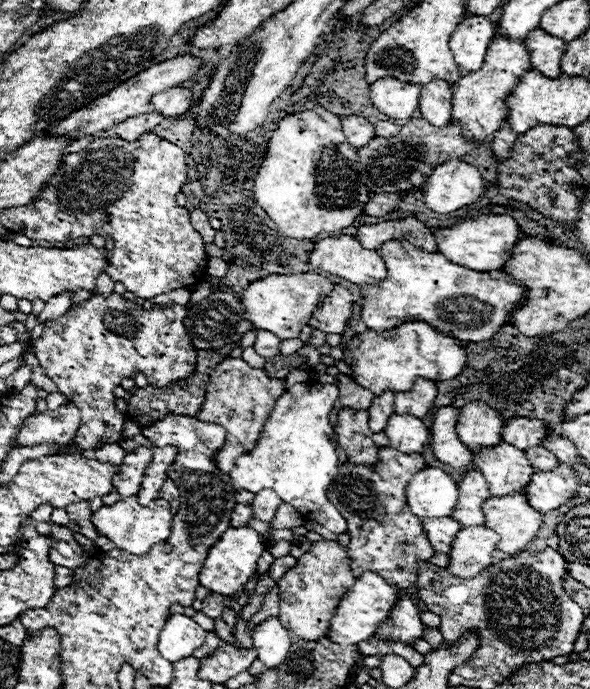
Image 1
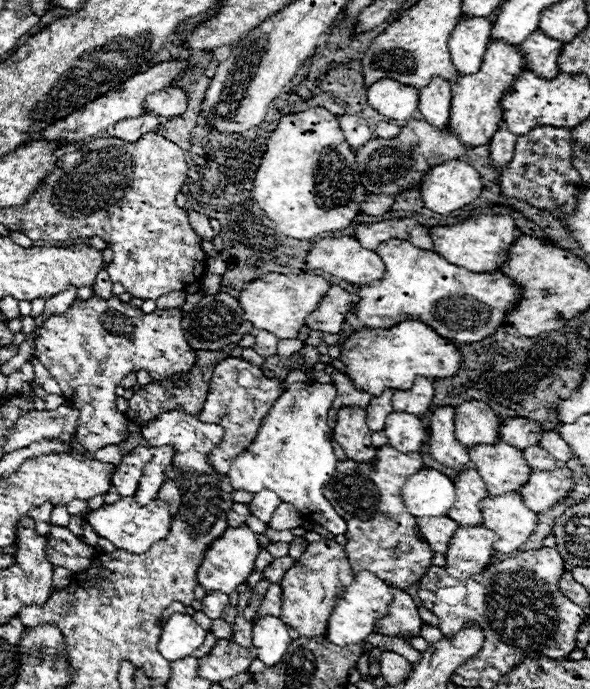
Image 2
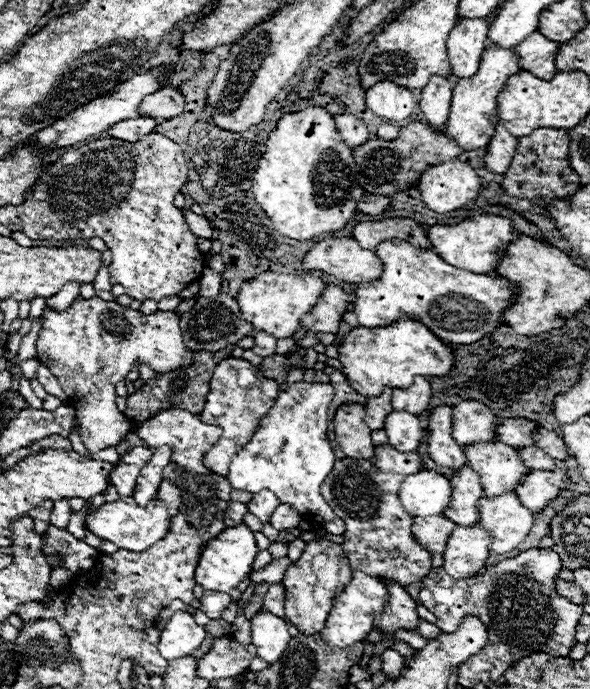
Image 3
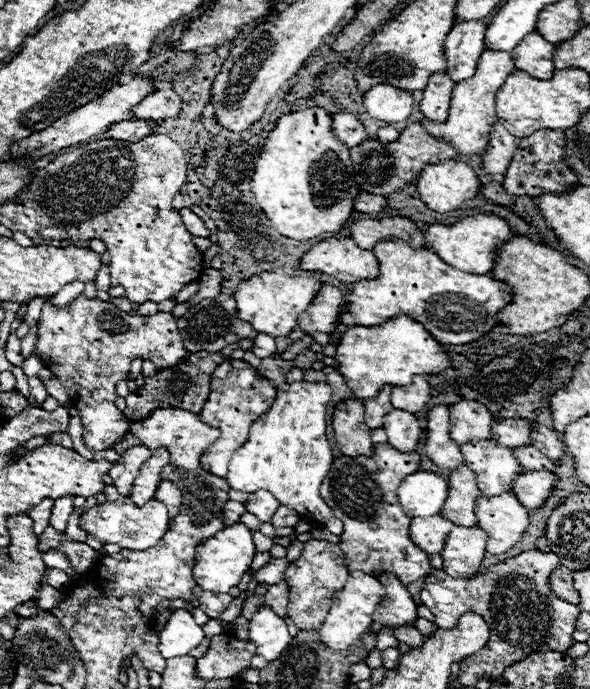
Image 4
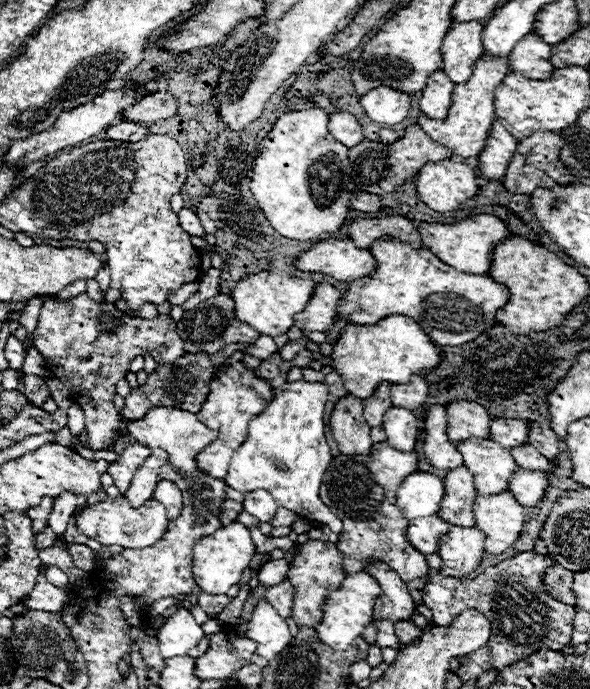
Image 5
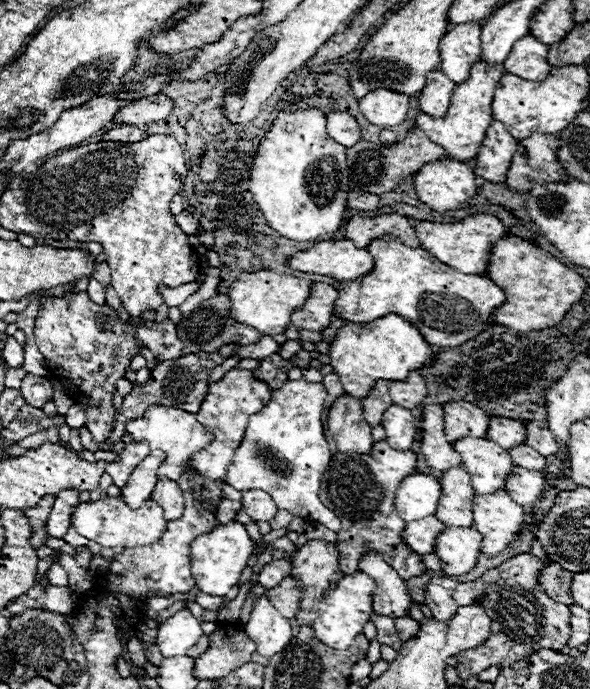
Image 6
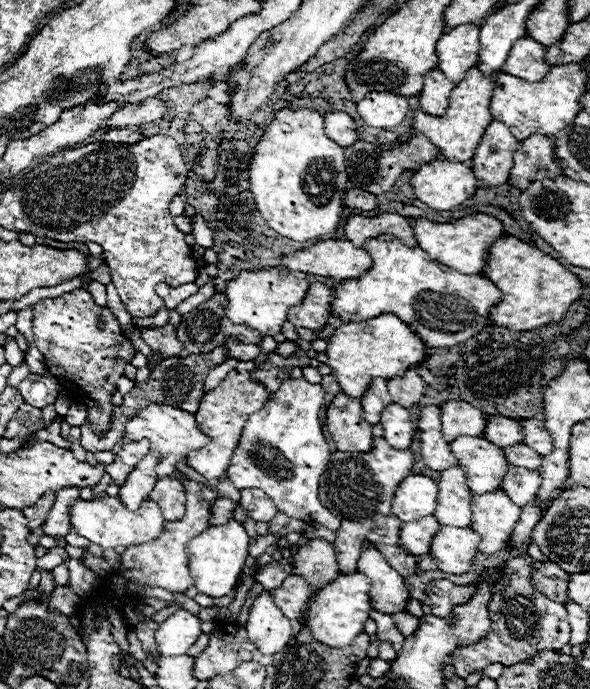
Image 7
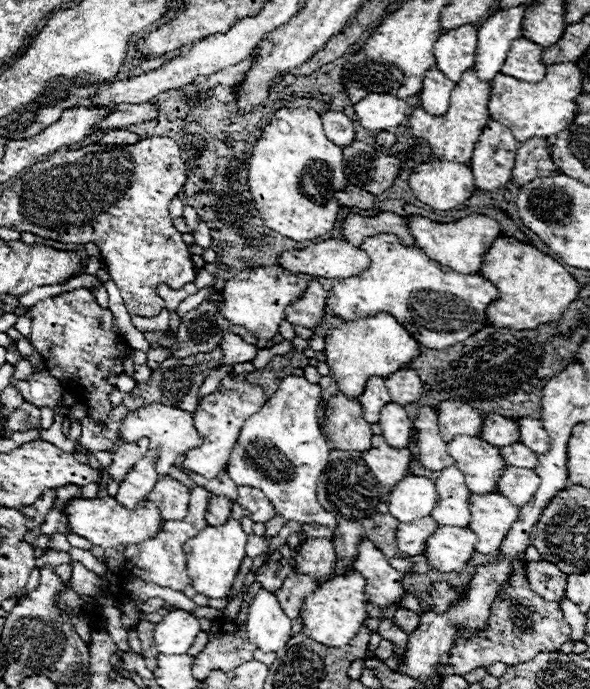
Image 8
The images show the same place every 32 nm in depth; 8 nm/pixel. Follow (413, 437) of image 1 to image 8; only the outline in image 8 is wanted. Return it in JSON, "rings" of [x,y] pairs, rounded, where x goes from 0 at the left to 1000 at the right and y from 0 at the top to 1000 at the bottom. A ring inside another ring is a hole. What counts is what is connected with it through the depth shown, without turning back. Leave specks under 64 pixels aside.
{"rings":[[[654,586],[644,598],[644,618],[647,618],[647,633],[664,650],[688,650],[695,644],[695,630],[698,630],[698,612],[692,607],[692,598],[678,586]]]}

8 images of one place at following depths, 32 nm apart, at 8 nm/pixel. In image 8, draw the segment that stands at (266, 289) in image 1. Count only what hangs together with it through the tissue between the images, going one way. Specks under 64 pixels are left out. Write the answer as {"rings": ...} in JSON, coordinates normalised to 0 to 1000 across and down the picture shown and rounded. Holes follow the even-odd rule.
{"rings":[[[451,386],[451,389],[434,389],[434,392],[410,392],[380,412],[380,421],[376,421],[380,441],[369,441],[369,444],[383,464],[431,482],[437,491],[434,502],[444,505],[454,491],[471,485],[475,467],[485,462],[481,459],[485,444],[508,435],[512,427],[519,424],[519,418],[522,418],[522,409],[515,403],[505,403],[495,398],[481,401],[481,398],[475,398],[475,392],[468,386],[464,389]]]}

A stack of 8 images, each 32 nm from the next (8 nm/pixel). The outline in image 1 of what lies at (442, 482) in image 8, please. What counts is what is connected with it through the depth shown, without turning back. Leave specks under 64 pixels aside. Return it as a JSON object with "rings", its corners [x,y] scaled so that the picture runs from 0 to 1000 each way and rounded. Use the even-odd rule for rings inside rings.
{"rings":[[[797,682],[776,700],[776,731],[763,746],[783,766],[820,763],[820,743],[814,731],[831,723],[831,708],[824,694],[810,682]]]}

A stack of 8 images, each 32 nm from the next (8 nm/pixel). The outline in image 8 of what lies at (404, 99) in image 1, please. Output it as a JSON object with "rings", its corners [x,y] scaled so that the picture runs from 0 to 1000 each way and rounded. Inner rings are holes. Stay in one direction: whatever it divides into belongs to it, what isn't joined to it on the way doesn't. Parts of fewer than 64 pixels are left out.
{"rings":[[[627,136],[600,154],[610,180],[624,189],[661,189],[688,171],[692,151],[664,136]]]}

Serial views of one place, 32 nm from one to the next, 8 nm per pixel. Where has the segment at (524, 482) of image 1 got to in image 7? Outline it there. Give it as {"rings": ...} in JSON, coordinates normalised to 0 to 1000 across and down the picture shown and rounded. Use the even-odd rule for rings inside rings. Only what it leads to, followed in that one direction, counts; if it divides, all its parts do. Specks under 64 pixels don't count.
{"rings":[[[783,633],[763,642],[763,653],[776,659],[776,673],[793,691],[793,705],[803,717],[824,717],[847,711],[847,702],[864,679],[858,659],[841,644],[817,639],[797,639]]]}

